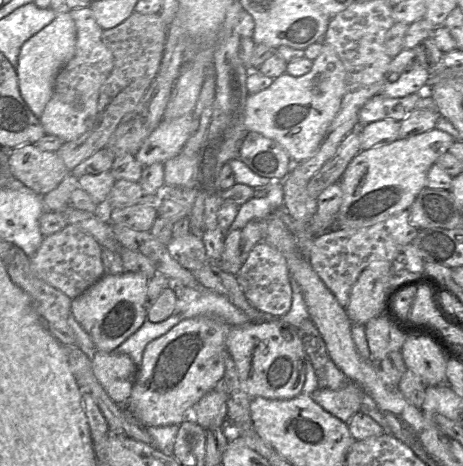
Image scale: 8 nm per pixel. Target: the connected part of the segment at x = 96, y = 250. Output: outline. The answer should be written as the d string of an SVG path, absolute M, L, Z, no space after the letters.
M68 224L62 230L43 237L36 253L29 258L33 274L70 299L85 292L104 275L101 246L79 227Z

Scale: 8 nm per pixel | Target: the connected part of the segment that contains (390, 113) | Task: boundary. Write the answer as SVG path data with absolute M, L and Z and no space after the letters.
M429 87L421 88L417 93L400 98L388 98L376 94L369 99L359 110L359 125L366 125L371 122L384 119L403 120L413 109L420 97L431 97Z

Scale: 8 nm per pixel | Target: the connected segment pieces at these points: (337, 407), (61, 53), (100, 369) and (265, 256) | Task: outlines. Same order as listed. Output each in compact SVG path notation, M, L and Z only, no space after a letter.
M348 380L340 389L318 388L310 396L325 411L349 424L351 418L360 411L364 393L357 384Z
M70 11L57 12L57 17L27 40L18 55L16 74L21 97L31 112L39 118L53 93L57 73L73 57L76 46L76 26Z
M95 350L91 356L93 374L110 399L124 408L138 372L131 357L115 352Z
M261 241L250 251L236 277L246 299L265 317L281 318L290 310L292 288L286 259L265 241Z

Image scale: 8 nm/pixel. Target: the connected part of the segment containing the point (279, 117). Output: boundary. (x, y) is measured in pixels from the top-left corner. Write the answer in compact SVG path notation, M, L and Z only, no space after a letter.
M323 43L311 70L300 77L287 73L273 80L267 89L249 95L246 101L245 126L278 142L288 153L293 164L311 158L318 150L325 133L339 111L346 91L342 62L331 46Z

